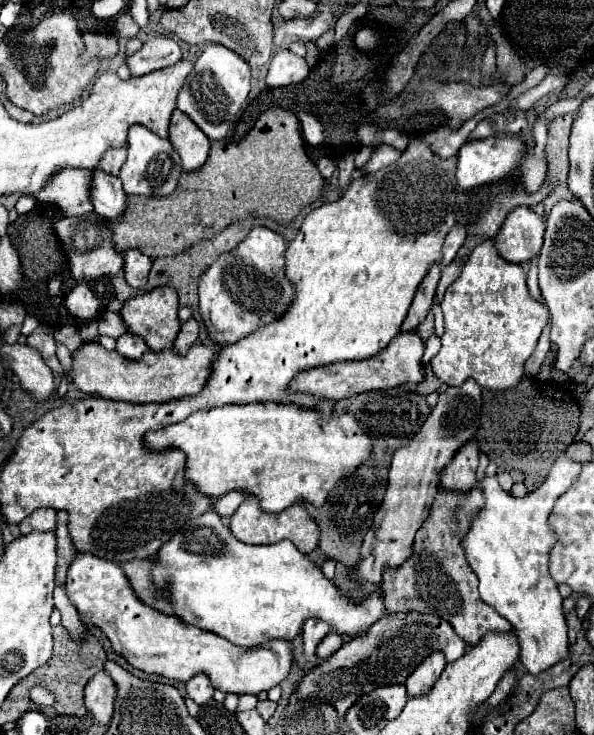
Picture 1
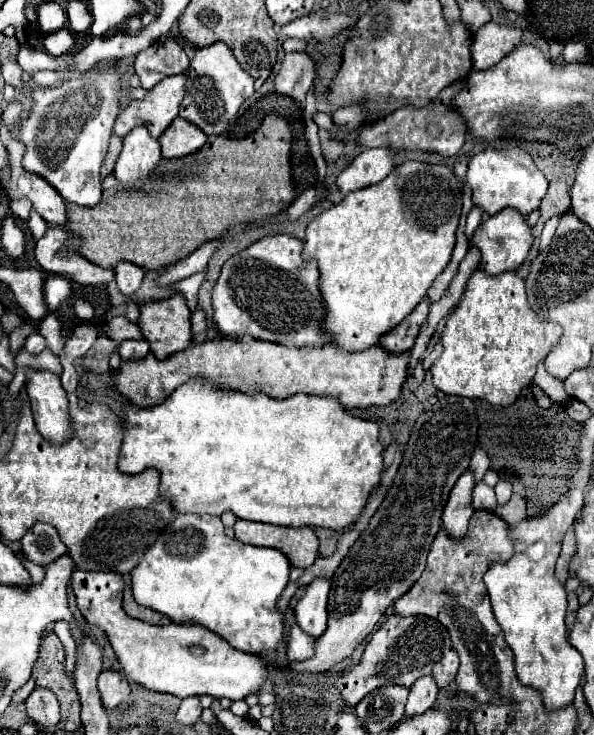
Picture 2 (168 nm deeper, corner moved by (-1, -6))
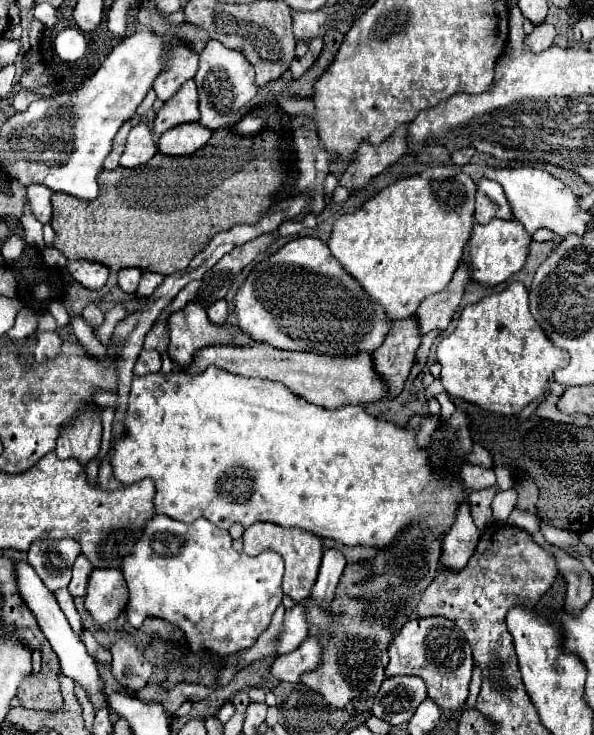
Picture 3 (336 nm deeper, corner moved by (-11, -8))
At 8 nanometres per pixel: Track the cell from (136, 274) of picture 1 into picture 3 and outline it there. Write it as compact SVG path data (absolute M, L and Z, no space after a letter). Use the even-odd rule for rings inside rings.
M123 268L121 272L119 272L119 278L117 278L117 284L119 284L119 288L123 290L123 292L127 292L127 294L133 294L135 290L137 290L137 284L139 284L139 280L141 280L141 270L139 268Z

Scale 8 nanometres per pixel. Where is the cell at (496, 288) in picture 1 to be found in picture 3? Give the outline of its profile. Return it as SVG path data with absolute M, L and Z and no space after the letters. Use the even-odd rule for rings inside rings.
M513 282L499 294L491 294L467 306L453 334L437 344L437 360L443 366L441 382L451 396L501 416L519 414L533 400L543 398L549 378L569 362L569 354L557 348L529 312L529 296L521 282Z

